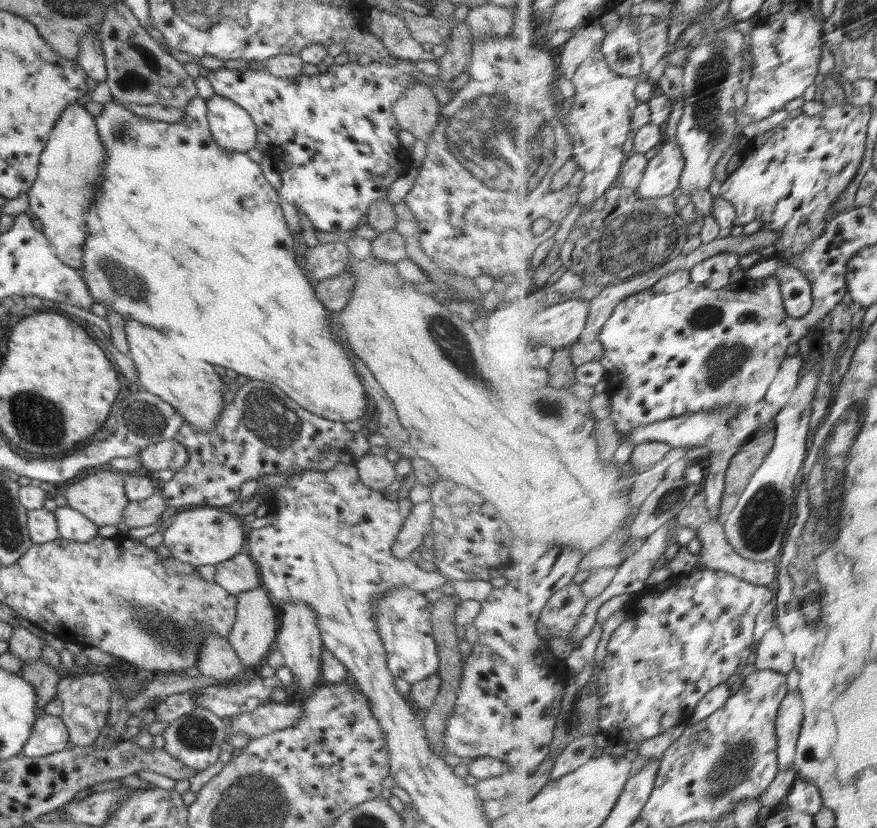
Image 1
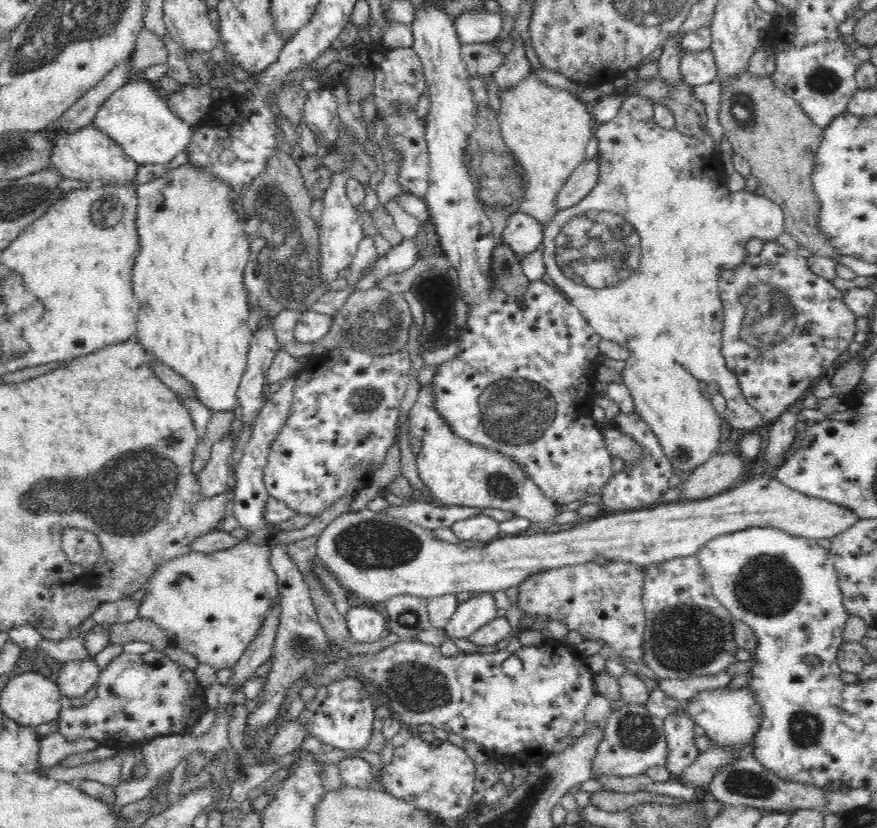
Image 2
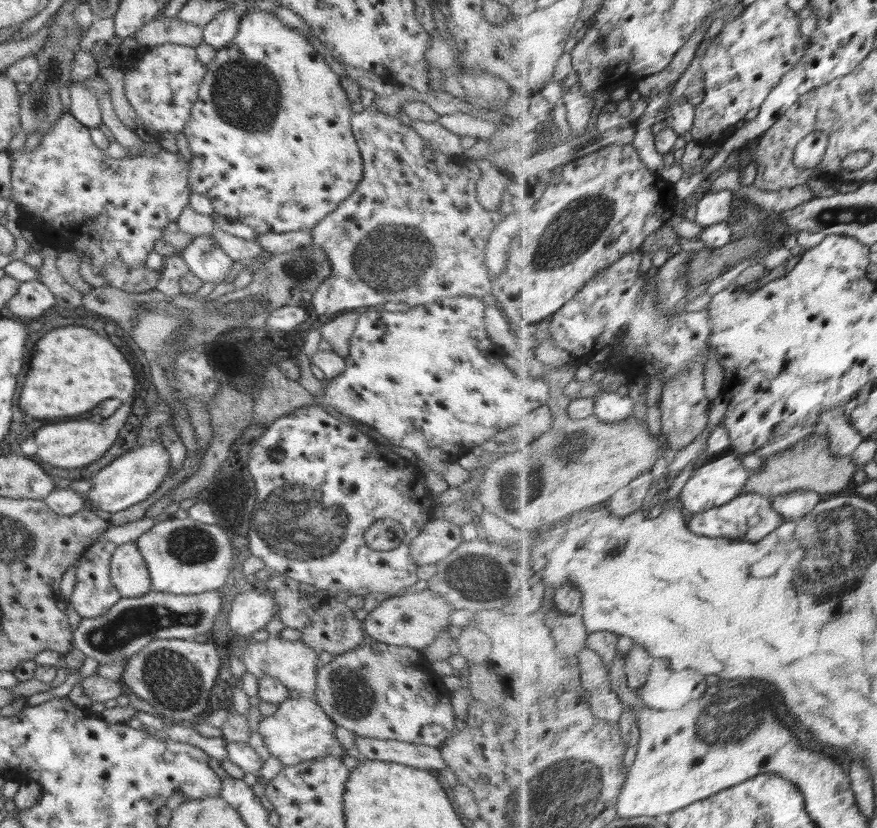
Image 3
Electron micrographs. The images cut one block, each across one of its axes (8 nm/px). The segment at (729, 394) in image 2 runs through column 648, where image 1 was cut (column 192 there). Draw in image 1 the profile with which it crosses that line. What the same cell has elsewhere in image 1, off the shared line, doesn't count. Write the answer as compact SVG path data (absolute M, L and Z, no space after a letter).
M196 95L184 107L184 119L176 123L136 116L114 100L107 102L100 114L95 117L95 126L100 141L106 149L106 168L104 168L100 190L95 194L95 199L84 213L87 237L83 246L83 269L80 275L86 282L89 293L94 300L98 300L105 307L111 306L120 316L133 318L162 332L174 344L180 356L184 356L188 362L198 364L196 370L200 372L204 372L204 362L208 362L212 368L218 365L225 369L232 369L238 375L242 374L249 379L272 383L302 408L322 418L332 419L334 422L352 422L363 416L370 416L373 409L372 401L358 380L351 361L353 353L350 349L345 350L335 339L335 334L331 332L331 326L329 326L331 323L329 314L332 311L320 302L315 288L294 260L294 238L283 216L278 191L263 176L260 164L252 161L246 153L224 150L212 140L207 112L207 100Z

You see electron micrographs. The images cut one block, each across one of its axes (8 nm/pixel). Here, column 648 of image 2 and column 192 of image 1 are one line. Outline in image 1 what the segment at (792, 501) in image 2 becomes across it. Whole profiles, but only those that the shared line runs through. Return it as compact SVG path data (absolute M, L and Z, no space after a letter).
M193 507L181 509L176 519L166 530L162 530L166 548L170 550L173 563L197 566L217 565L238 554L244 546L247 528L242 519L227 509L219 507Z

